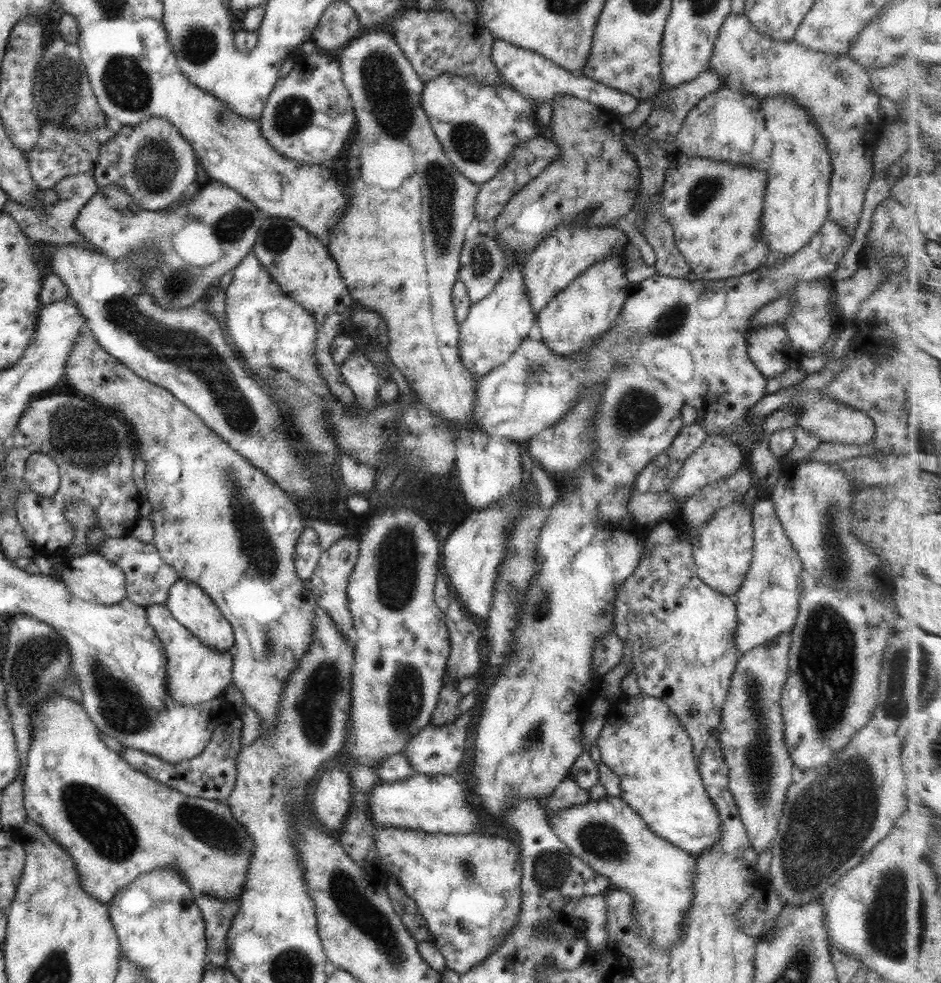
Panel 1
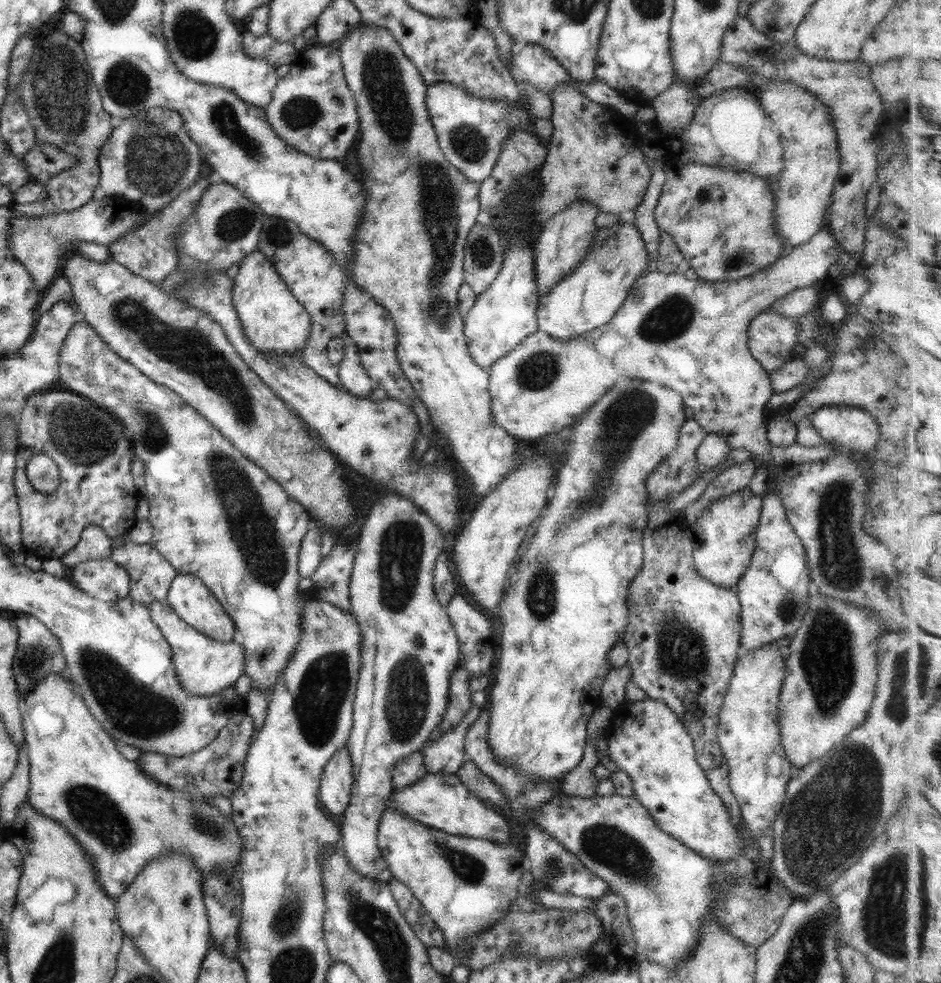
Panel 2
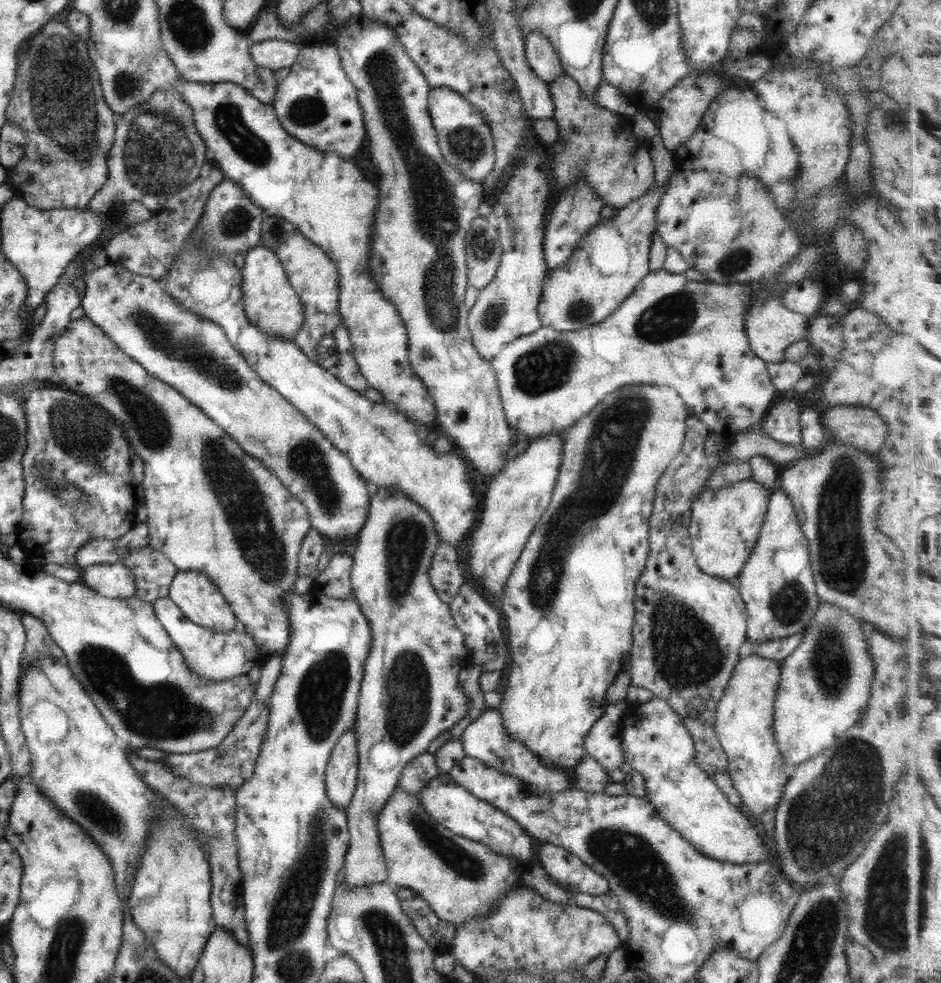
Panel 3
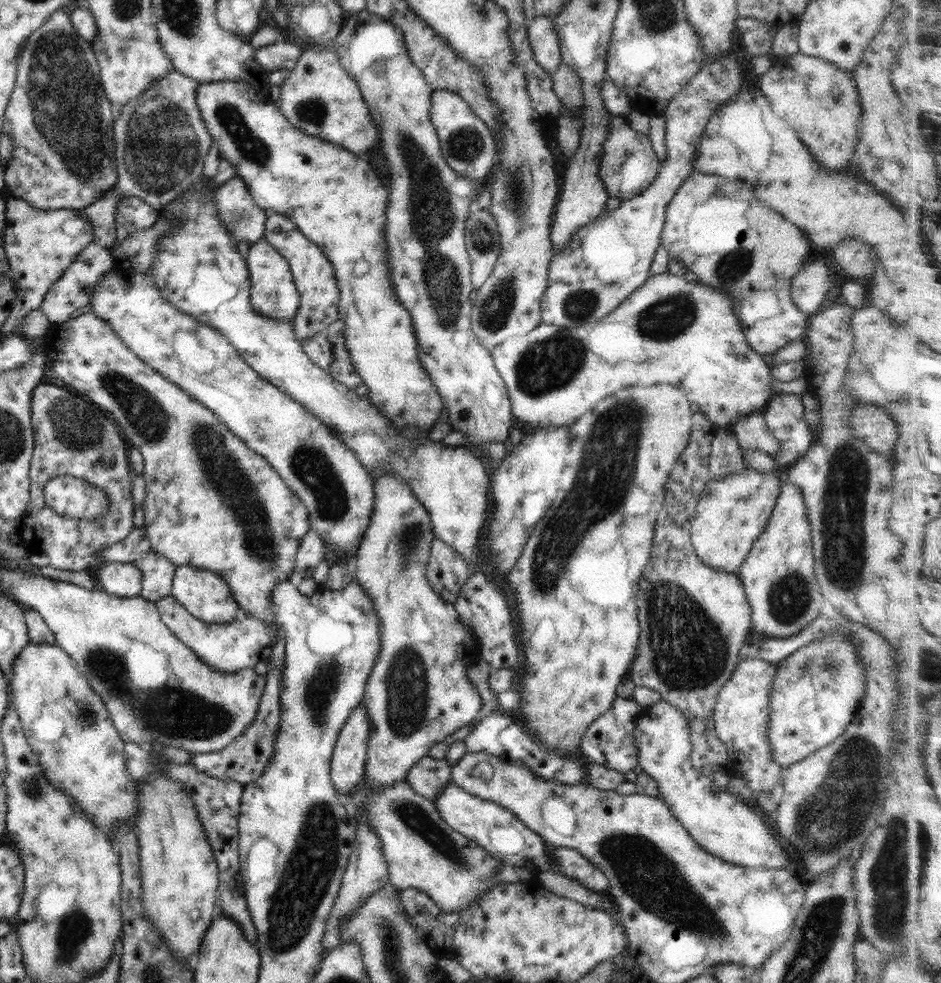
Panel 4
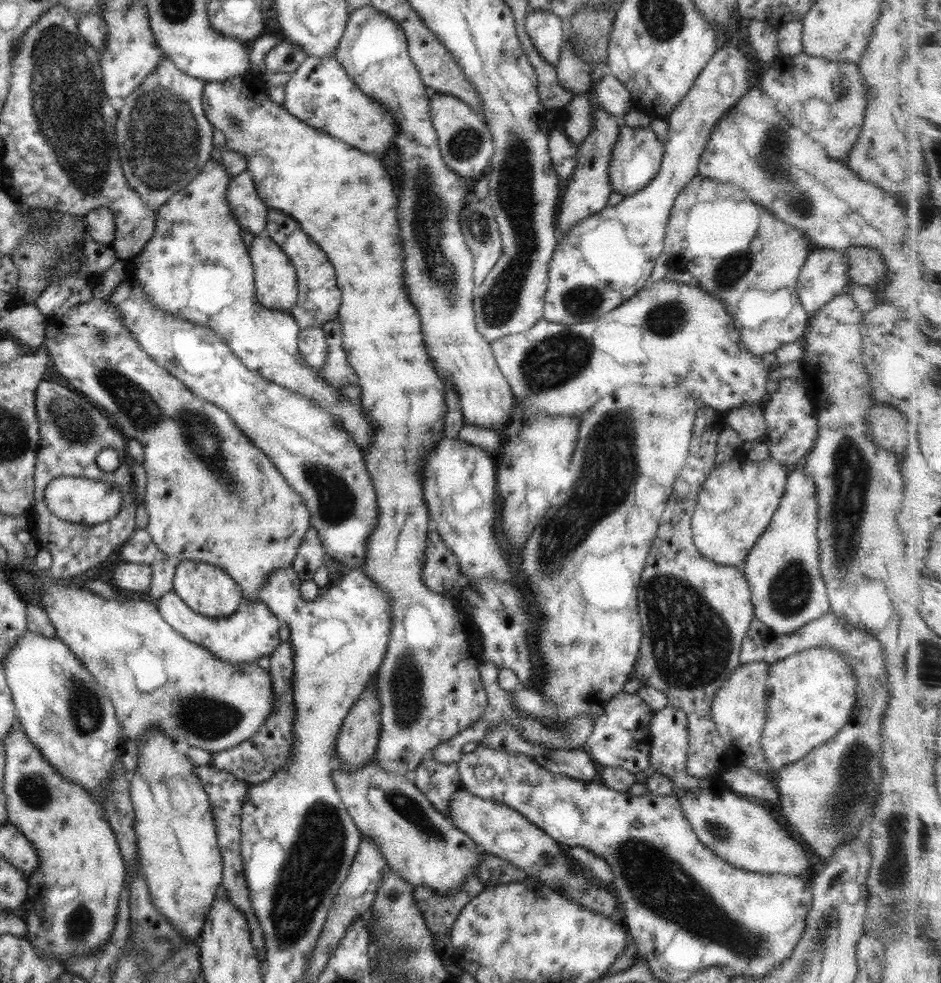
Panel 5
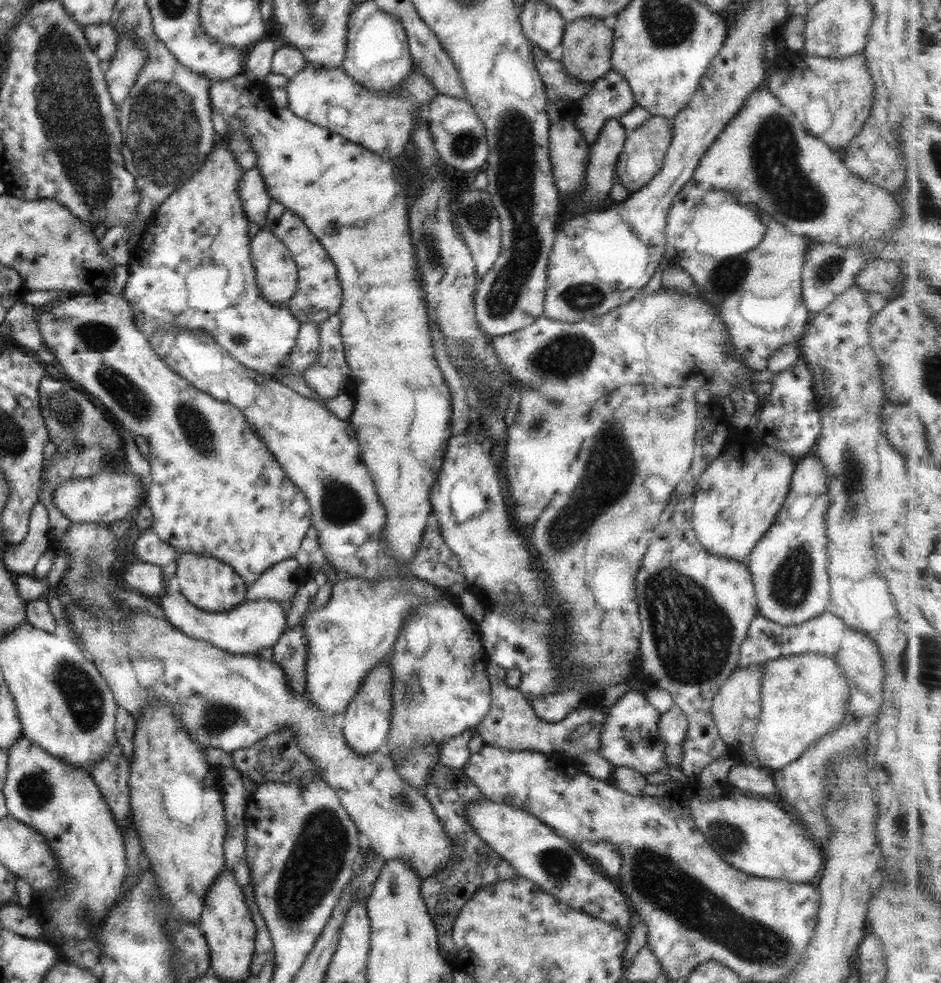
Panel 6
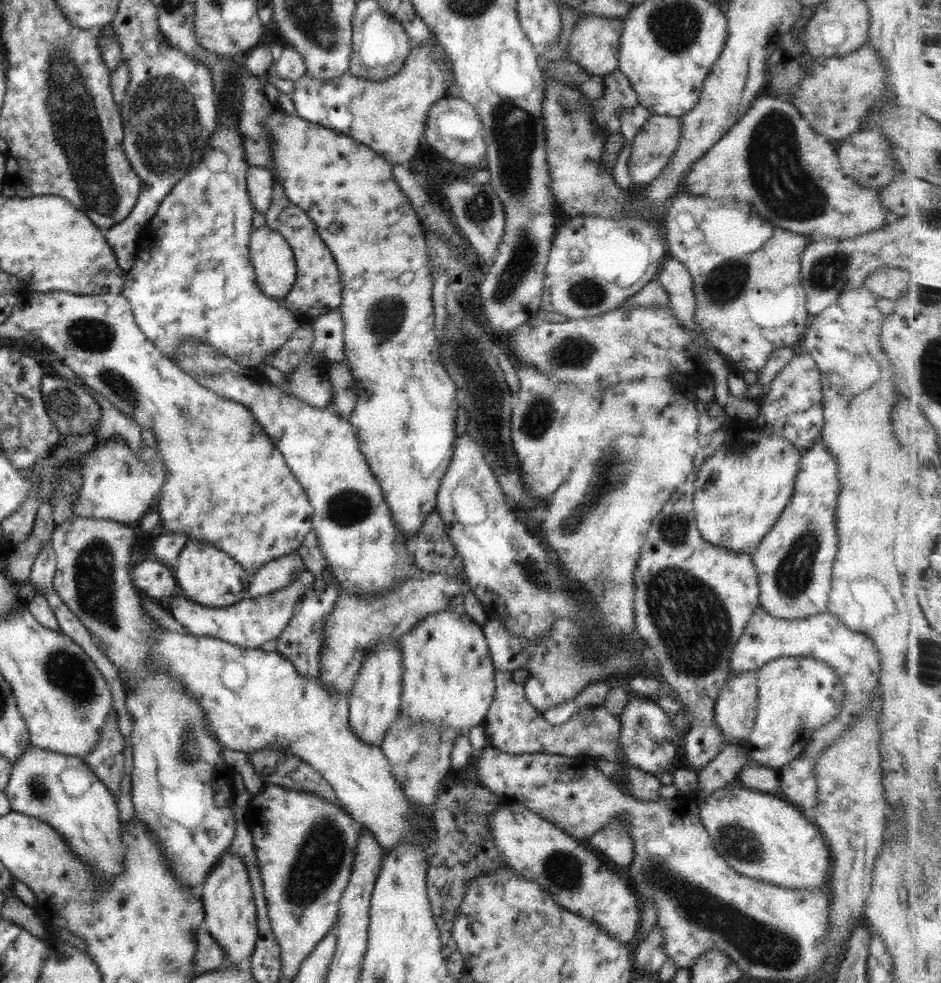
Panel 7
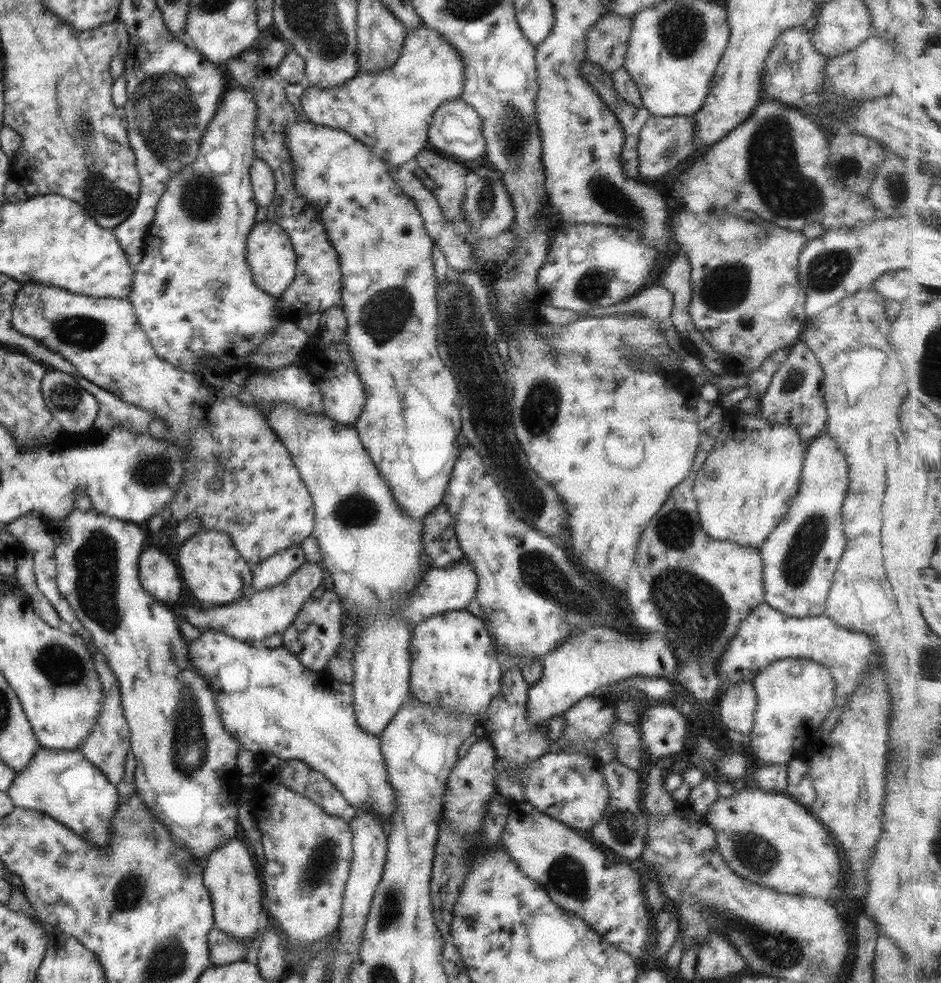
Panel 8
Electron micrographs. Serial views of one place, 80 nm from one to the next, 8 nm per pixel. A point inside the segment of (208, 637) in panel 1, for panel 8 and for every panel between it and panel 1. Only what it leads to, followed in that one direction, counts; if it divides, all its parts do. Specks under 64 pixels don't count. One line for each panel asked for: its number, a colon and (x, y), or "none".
2: (192, 601)
3: (198, 598)
4: (207, 597)
5: (208, 590)
6: (210, 584)
7: (209, 577)
8: (211, 568)

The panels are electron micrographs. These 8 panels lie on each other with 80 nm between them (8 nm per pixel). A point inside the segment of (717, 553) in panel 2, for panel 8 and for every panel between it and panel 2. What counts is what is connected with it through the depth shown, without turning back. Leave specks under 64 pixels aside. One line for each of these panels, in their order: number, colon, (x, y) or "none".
3: (725, 522)
4: (731, 513)
5: (735, 504)
6: (737, 497)
7: (740, 490)
8: (745, 486)

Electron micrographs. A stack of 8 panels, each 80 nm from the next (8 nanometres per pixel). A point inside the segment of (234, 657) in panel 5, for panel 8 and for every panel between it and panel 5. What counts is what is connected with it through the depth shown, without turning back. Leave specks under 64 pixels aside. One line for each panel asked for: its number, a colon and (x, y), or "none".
6: (256, 624)
7: (251, 622)
8: (257, 615)

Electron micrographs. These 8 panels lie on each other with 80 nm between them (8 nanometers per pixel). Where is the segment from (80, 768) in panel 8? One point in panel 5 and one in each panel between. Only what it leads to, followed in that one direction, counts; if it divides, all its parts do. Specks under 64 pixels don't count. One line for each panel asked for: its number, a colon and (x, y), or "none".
5: (72, 900)
6: (63, 803)
7: (61, 790)

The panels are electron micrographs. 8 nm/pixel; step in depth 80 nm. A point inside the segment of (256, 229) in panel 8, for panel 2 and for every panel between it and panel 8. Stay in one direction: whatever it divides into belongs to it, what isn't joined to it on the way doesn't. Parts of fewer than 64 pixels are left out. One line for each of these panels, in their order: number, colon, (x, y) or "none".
2: (275, 322)
3: (270, 302)
4: (273, 294)
5: (275, 277)
6: (276, 272)
7: (273, 260)

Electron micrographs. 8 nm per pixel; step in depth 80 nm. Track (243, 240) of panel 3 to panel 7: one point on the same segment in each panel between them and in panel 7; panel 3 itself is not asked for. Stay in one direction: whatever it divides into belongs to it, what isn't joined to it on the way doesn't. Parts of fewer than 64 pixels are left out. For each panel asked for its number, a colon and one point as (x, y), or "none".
4: (245, 221)
5: (248, 209)
6: (255, 200)
7: (259, 181)

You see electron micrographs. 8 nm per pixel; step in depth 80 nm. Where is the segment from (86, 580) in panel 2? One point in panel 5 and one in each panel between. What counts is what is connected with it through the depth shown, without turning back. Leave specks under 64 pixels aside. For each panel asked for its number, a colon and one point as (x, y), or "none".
3: (115, 580)
4: (122, 580)
5: (132, 578)

